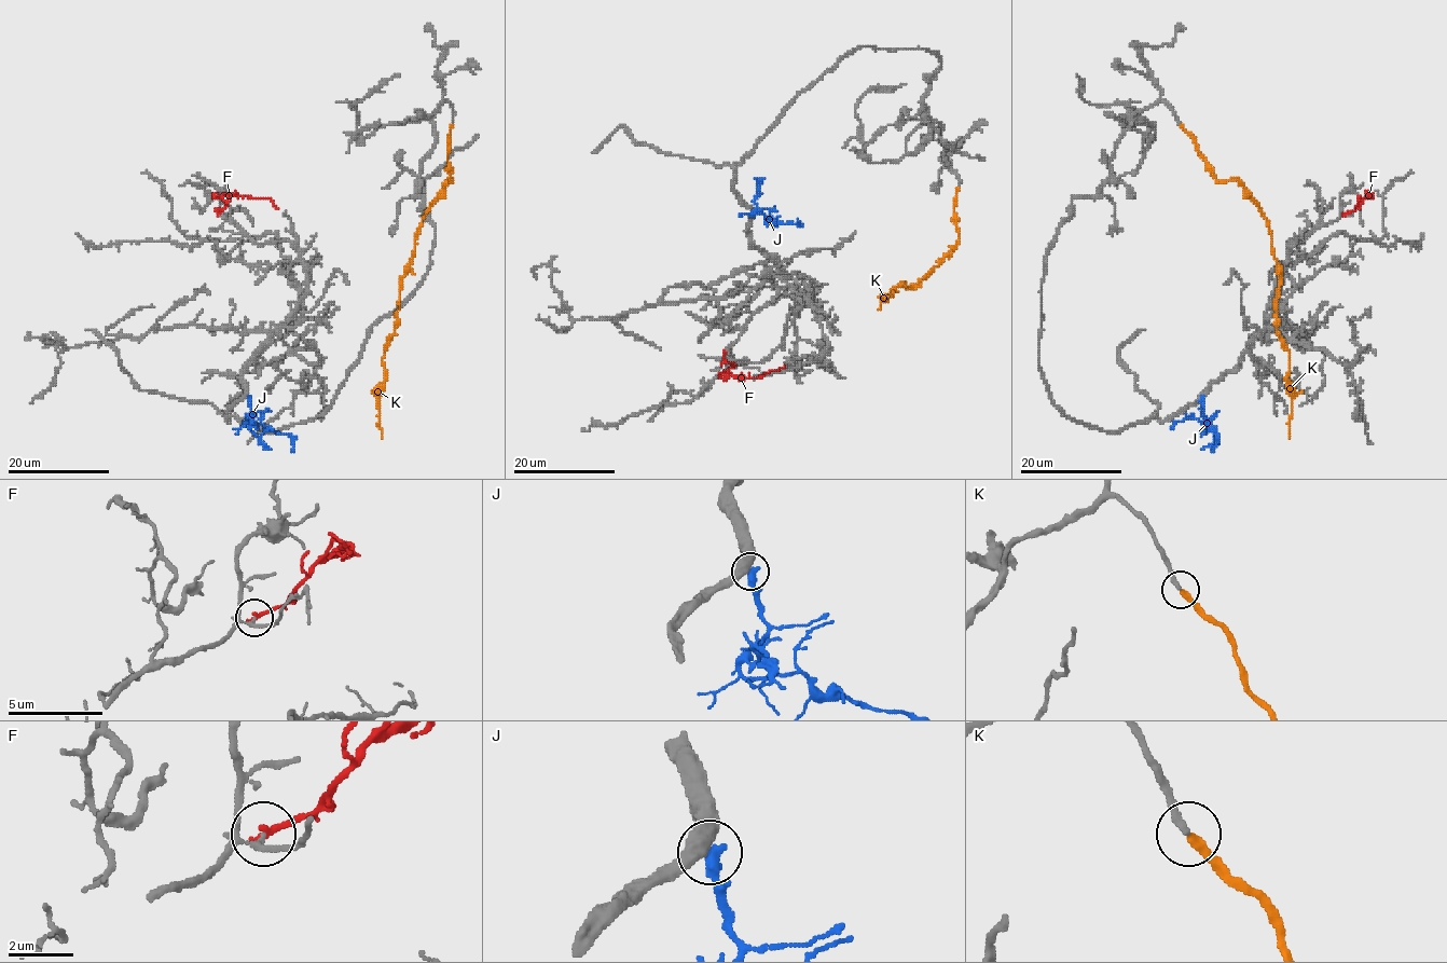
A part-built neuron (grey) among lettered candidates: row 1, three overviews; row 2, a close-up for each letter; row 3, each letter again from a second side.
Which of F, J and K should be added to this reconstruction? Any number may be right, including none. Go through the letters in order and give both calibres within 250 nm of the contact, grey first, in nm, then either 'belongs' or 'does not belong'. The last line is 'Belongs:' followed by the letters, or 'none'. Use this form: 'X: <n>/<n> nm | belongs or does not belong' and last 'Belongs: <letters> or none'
F: 110/240 nm | does not belong
J: 480/400 nm | does not belong
K: 220/280 nm | does not belong
Belongs: none

